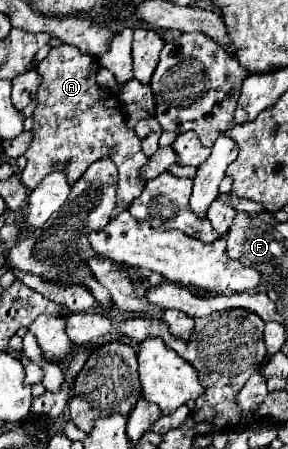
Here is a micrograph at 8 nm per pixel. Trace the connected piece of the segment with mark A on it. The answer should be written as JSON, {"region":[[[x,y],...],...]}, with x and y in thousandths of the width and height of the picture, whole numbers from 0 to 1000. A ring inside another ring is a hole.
{"region":[[[212,98],[177,107],[163,129],[128,147],[142,165],[142,192],[122,209],[135,232],[115,249],[115,316],[87,339],[94,370],[73,383],[73,405],[94,423],[122,423],[142,401],[177,383],[219,383],[240,410],[260,410],[309,365],[385,352],[406,370],[406,454],[455,454],[483,437],[503,405],[490,379],[517,352],[490,334],[490,316],[469,294],[441,281],[427,232],[392,205],[337,192],[337,129],[281,120],[260,102]]]}

